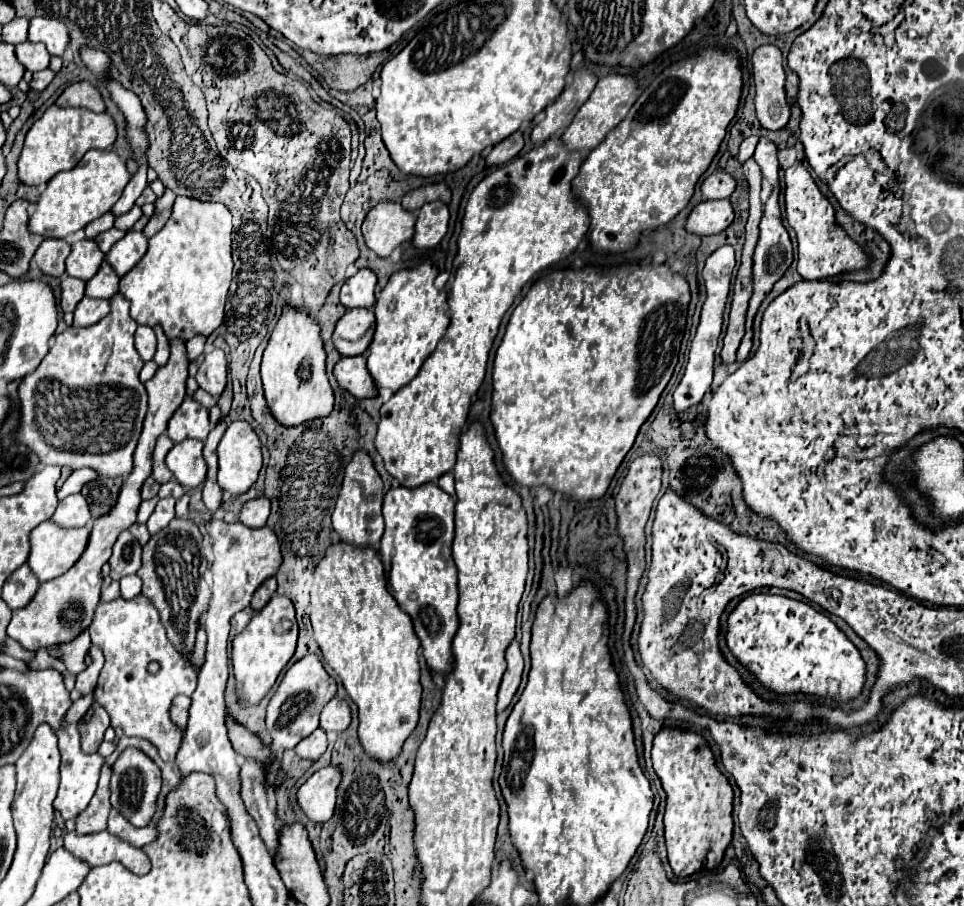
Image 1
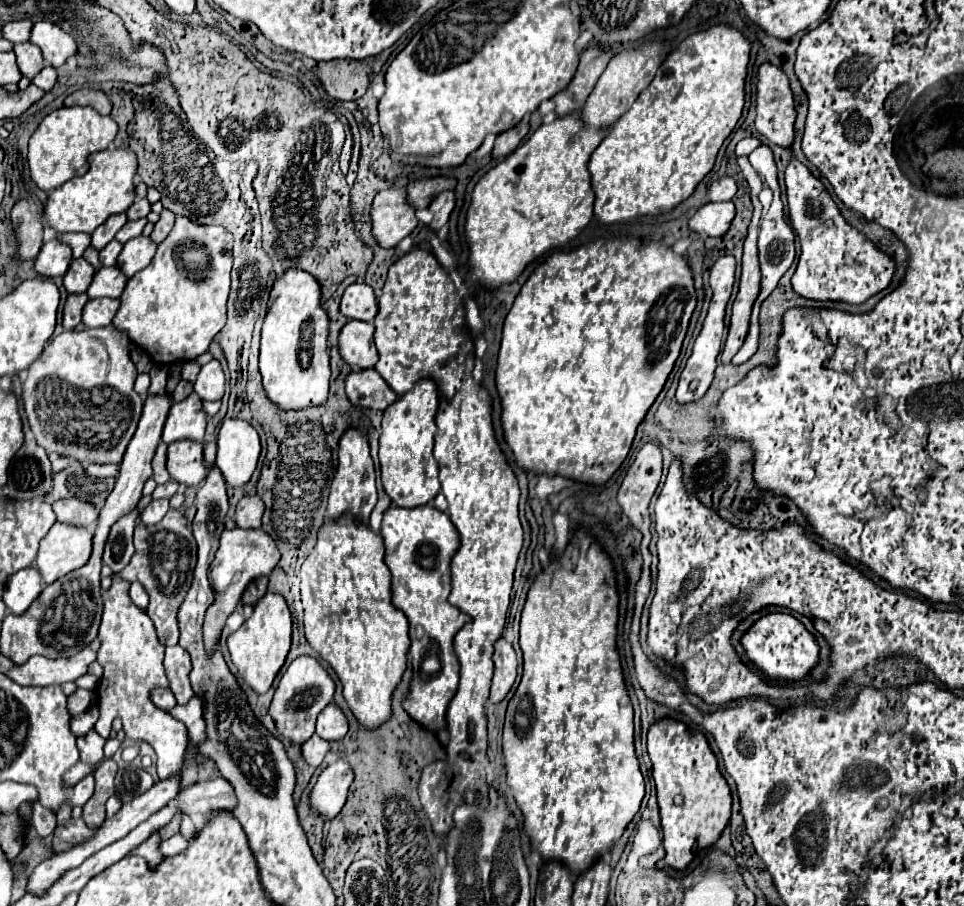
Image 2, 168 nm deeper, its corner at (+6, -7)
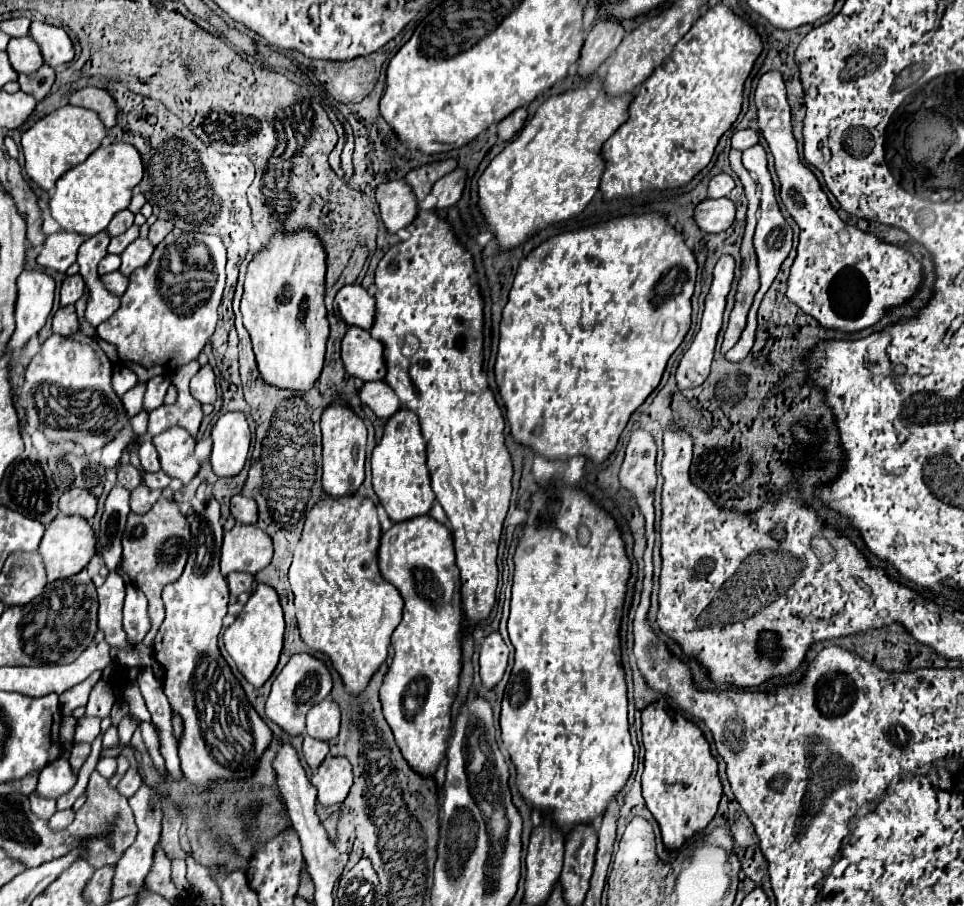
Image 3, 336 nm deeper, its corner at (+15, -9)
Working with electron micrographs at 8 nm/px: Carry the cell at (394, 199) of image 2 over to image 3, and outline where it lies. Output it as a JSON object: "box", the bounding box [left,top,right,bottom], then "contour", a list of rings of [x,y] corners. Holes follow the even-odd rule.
{"box":[377,180,417,234],"contour":[[[389,180],[377,186],[377,204],[385,228],[393,234],[417,216],[417,198],[405,180]]]}

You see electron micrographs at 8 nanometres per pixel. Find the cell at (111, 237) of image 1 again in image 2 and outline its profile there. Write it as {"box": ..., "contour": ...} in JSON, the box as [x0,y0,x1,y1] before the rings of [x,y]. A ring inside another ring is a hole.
{"box":[100,240,122,266],"contour":[[[118,240],[108,242],[108,244],[100,250],[100,264],[102,264],[102,266],[114,266],[120,250],[122,250],[122,244],[120,244]]]}

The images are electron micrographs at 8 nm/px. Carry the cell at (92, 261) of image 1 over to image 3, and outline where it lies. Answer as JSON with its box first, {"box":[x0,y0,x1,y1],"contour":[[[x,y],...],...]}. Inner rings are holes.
{"box":[61,274,85,306],"contour":[[[79,274],[67,276],[63,280],[63,286],[61,286],[61,306],[75,304],[83,294],[85,294],[85,282],[83,282],[83,278]]]}

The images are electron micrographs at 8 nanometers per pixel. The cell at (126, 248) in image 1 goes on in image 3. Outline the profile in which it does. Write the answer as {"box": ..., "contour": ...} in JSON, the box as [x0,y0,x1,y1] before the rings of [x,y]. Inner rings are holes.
{"box":[119,238,153,276],"contour":[[[137,238],[121,254],[121,268],[119,268],[119,272],[125,274],[125,276],[129,276],[133,270],[145,266],[149,262],[151,254],[153,254],[153,244],[149,240]]]}

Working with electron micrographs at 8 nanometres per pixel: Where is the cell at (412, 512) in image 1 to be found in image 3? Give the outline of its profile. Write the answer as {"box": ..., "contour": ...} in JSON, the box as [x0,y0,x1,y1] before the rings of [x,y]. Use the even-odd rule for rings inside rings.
{"box":[379,514,461,776],"contour":[[[429,514],[417,516],[405,522],[397,522],[387,530],[381,538],[379,546],[379,570],[387,582],[391,582],[403,602],[403,620],[395,628],[391,636],[393,646],[393,662],[383,678],[381,684],[381,704],[383,704],[383,716],[387,724],[391,726],[395,734],[395,742],[407,760],[407,764],[417,772],[419,776],[433,776],[437,766],[445,760],[447,754],[447,742],[451,738],[451,704],[457,696],[459,686],[459,672],[461,672],[461,596],[459,596],[459,570],[455,566],[455,550],[453,550],[453,538],[445,524],[439,524]],[[425,680],[425,696],[413,694],[413,688],[409,688],[413,682]]]}

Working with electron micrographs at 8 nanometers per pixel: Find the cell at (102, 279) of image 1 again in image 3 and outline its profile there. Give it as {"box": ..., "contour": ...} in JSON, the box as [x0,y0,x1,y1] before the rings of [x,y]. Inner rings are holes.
{"box":[101,272,129,296],"contour":[[[111,272],[111,274],[101,276],[101,282],[103,282],[103,284],[105,284],[105,288],[109,288],[113,294],[123,296],[123,292],[127,290],[129,278],[127,278],[127,276],[123,276],[121,272]]]}

